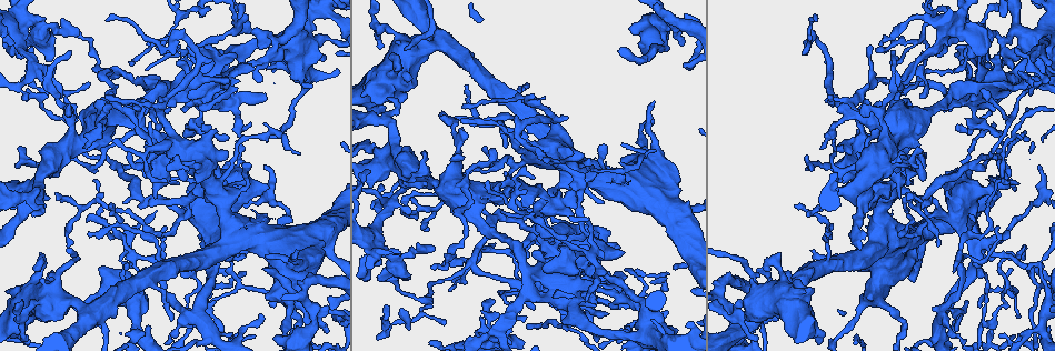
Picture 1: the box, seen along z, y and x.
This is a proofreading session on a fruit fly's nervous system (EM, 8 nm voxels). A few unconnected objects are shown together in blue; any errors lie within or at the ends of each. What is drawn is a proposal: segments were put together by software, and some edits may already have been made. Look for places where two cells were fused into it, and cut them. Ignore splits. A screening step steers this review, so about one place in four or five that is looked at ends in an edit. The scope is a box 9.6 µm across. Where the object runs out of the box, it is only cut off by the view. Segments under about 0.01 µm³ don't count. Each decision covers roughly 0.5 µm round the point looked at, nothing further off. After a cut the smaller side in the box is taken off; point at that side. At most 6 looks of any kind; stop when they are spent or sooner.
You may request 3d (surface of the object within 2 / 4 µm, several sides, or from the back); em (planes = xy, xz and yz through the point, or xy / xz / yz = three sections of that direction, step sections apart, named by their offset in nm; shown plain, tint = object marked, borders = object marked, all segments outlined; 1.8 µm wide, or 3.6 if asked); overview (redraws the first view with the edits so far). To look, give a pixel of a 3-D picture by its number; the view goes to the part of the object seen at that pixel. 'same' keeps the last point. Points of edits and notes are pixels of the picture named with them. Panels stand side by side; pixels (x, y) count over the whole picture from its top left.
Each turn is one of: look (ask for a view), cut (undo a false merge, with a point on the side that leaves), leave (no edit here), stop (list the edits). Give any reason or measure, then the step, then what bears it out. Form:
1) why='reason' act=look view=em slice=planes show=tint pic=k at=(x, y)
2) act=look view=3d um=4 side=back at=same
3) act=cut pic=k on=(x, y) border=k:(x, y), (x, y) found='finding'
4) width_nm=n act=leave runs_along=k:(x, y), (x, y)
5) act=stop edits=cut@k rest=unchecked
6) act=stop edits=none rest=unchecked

why='abrupt turn' act=look view=3d um=4 pic=1 at=(957, 29)

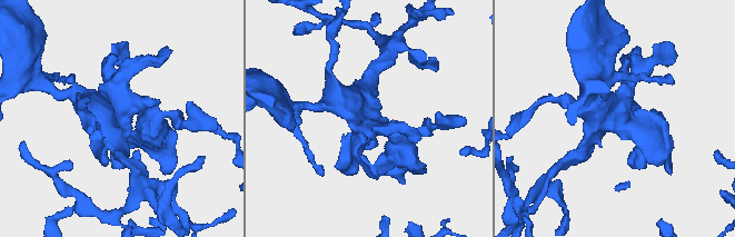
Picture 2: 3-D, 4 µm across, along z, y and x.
why='need the tissue' act=look view=em slice=planes show=tint pic=2 at=(614, 121)

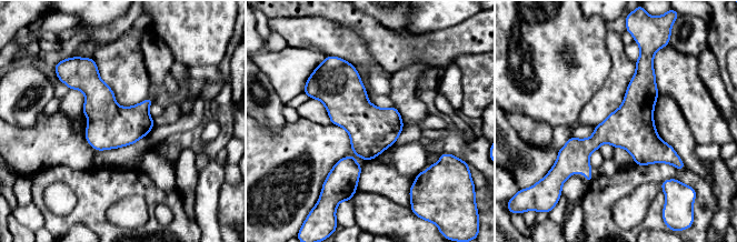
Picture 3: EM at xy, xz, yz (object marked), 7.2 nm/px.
width_nm=320 act=leave runs_along=3:(643, 62), (640, 98), (571, 170) found='continuous, no second cell'

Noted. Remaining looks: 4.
why='thick turns thin' act=look view=3d um=4 pic=1 at=(566, 280)

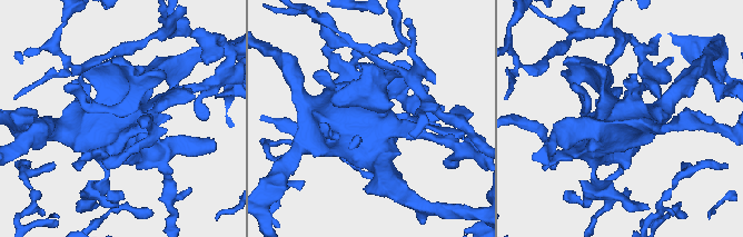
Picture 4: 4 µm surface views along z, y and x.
act=look view=em um=3.6 slice=yz step=16 show=tint pic=4 at=(369, 116)

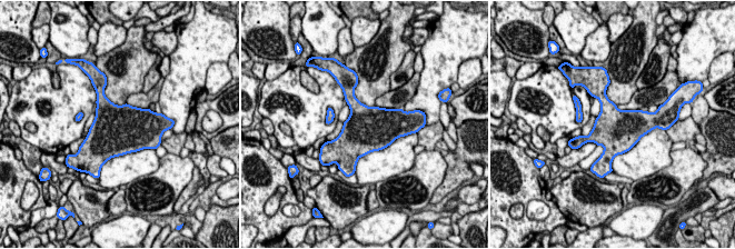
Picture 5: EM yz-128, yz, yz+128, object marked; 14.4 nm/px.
width_nm=650 act=leave found='one cell here'

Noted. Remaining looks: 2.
why='four arms meet' act=look view=em slice=planes show=plain pic=1 at=(187, 311)

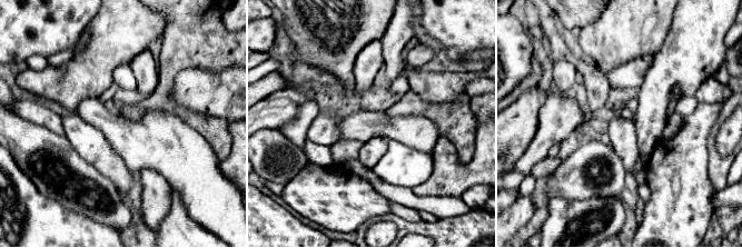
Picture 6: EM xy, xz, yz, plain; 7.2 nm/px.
why='where the object lies' act=look view=em slice=planes show=tint at=same

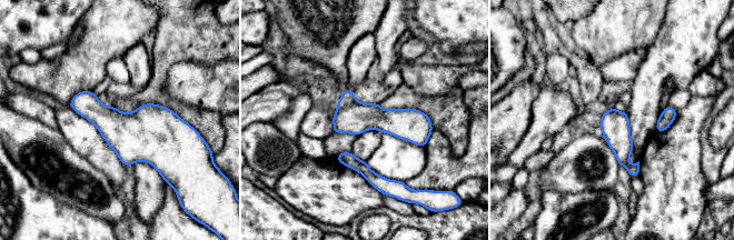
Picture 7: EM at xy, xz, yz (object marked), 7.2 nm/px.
act=leave runs_along=7:(335, 119), (380, 119), (429, 128) found='continuous, no second cell'

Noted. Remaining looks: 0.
act=stop edits=none rest=unchecked

